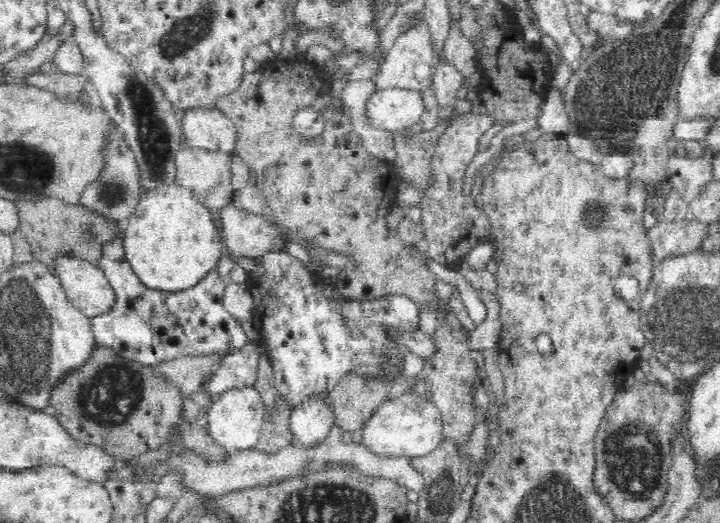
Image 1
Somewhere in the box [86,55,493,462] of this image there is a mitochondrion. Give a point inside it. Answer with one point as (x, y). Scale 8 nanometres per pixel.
(154, 135)

